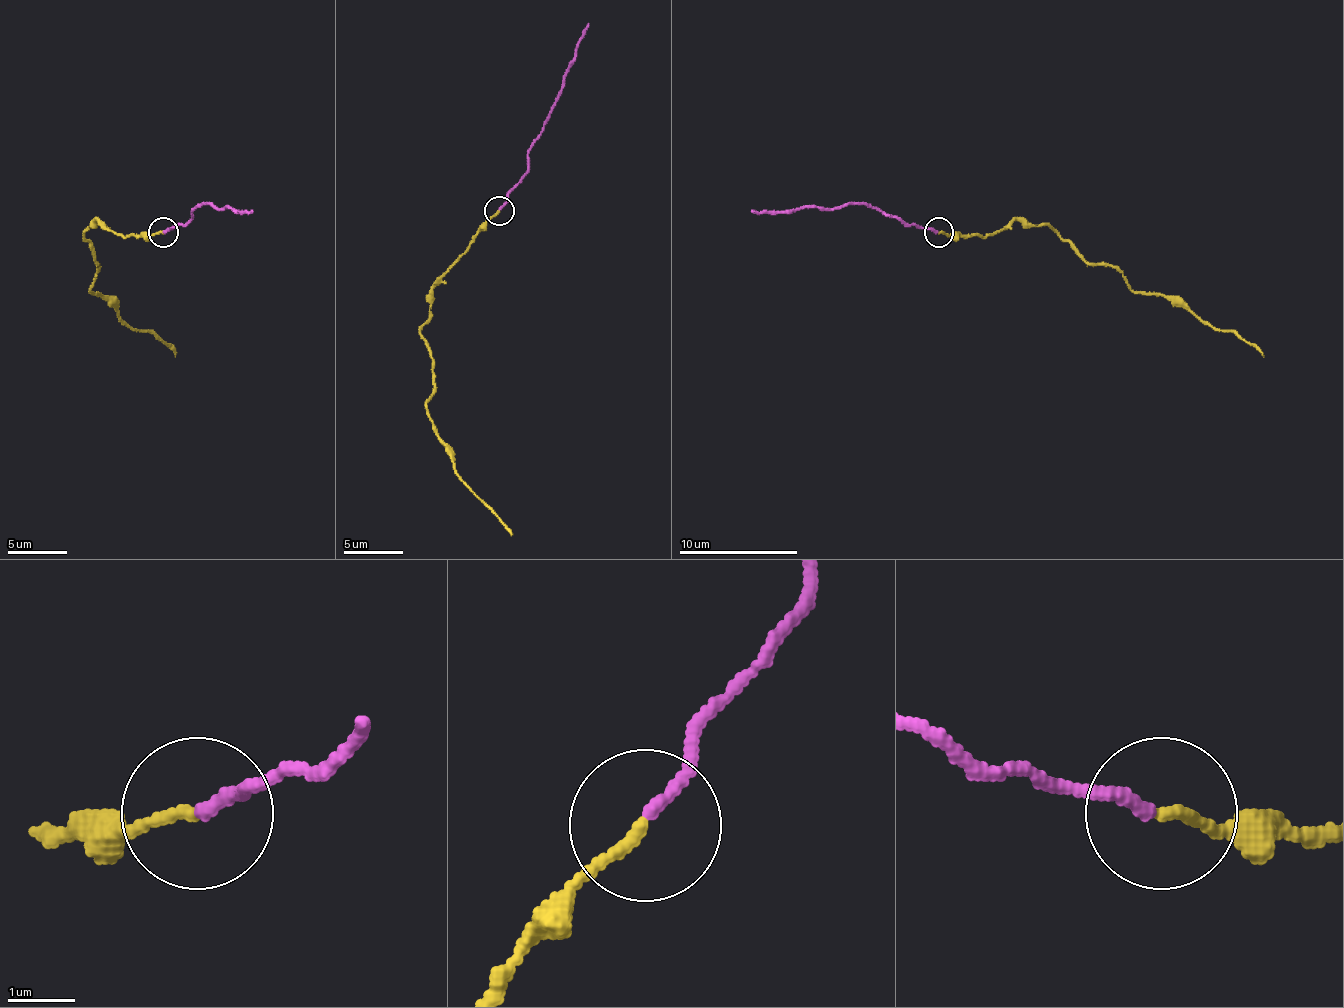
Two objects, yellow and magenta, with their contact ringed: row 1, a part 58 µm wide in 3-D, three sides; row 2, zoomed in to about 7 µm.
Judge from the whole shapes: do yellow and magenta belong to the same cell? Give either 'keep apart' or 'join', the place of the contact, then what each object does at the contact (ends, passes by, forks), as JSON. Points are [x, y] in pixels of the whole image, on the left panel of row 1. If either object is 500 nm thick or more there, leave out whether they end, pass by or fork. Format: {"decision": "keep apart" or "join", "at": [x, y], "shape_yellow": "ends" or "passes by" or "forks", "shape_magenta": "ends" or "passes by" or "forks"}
{"decision": "keep apart", "at": [163, 232], "shape_yellow": "ends", "shape_magenta": "ends"}

